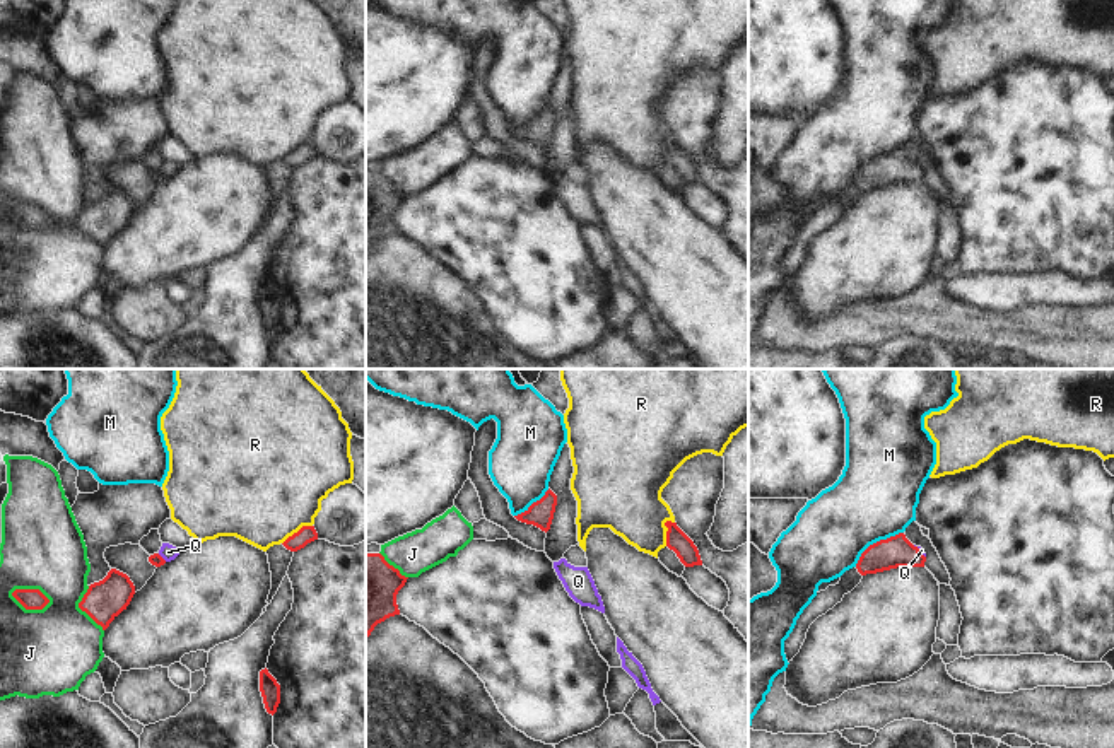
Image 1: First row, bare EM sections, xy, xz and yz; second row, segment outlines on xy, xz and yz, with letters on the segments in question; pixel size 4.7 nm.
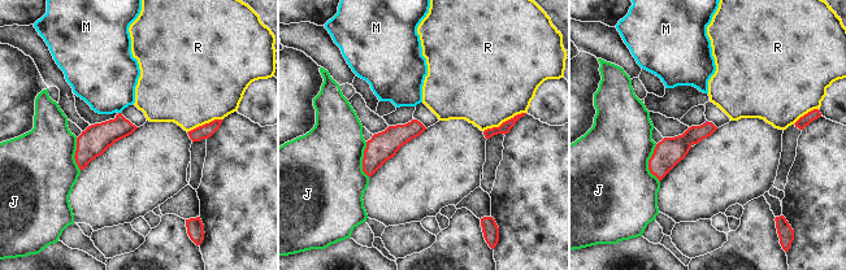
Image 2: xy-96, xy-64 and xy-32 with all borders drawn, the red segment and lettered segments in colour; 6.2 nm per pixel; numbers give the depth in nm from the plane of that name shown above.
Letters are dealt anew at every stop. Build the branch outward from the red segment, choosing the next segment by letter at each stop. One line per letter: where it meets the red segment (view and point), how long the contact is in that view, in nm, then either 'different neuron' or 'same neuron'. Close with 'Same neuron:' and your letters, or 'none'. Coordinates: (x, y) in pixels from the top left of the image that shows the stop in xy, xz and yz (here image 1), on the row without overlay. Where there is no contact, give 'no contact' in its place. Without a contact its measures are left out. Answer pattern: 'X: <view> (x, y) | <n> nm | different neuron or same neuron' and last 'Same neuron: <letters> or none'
J: xy (31, 207) | 200 nm | different neuron
M: yz (877, 159) | 280 nm | different neuron
Q: yz (918, 168) | 90 nm | same neuron
R: xz (667, 149) | 130 nm | different neuron
Same neuron: Q

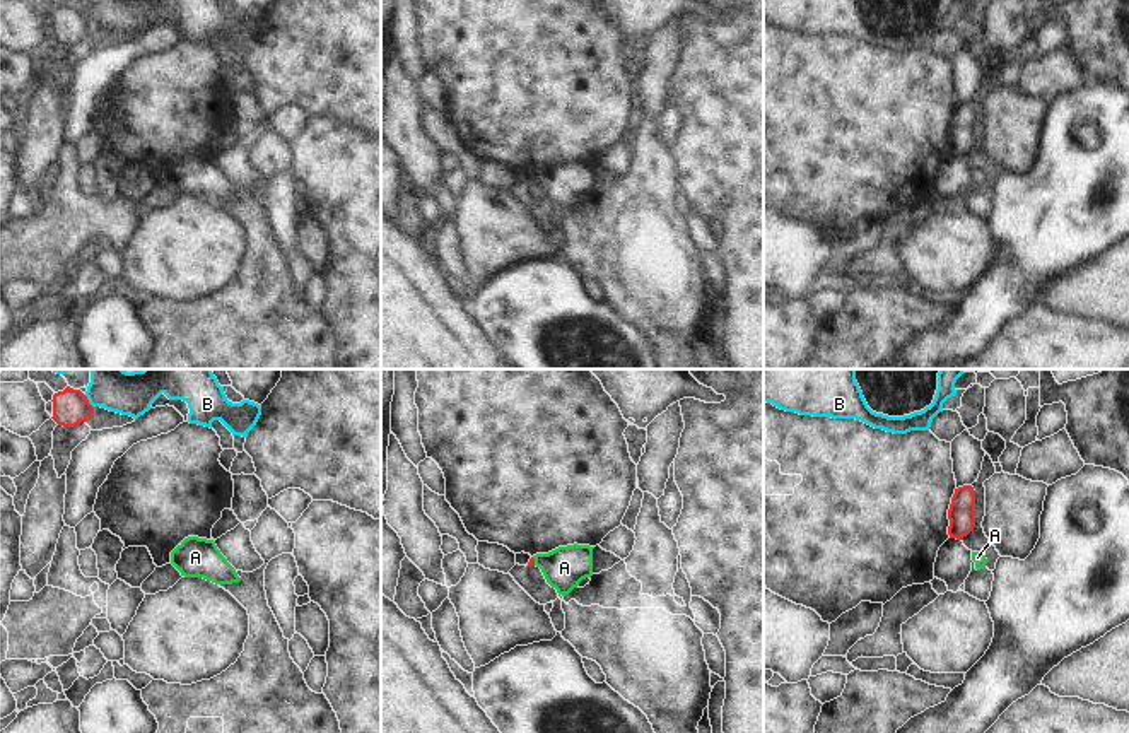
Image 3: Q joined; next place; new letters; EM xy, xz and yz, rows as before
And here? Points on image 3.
A: xz (533, 178) | 40 nm | different neuron
B: xy (87, 19) | 80 nm | different neuron
Same neuron: none

